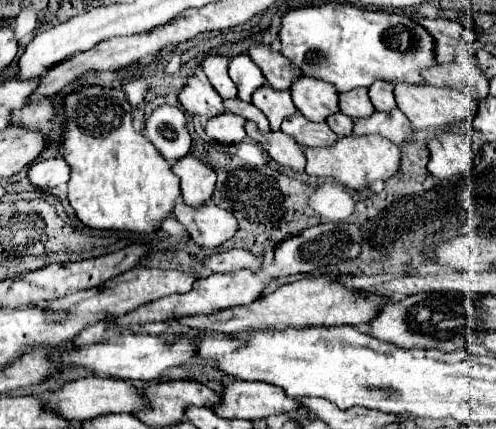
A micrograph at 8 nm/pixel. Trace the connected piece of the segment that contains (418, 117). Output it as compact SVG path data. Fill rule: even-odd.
M395 83L395 101L397 101L397 107L411 121L413 129L445 129L453 121L471 121L477 113L475 99L465 97L461 91L449 89L449 87Z

